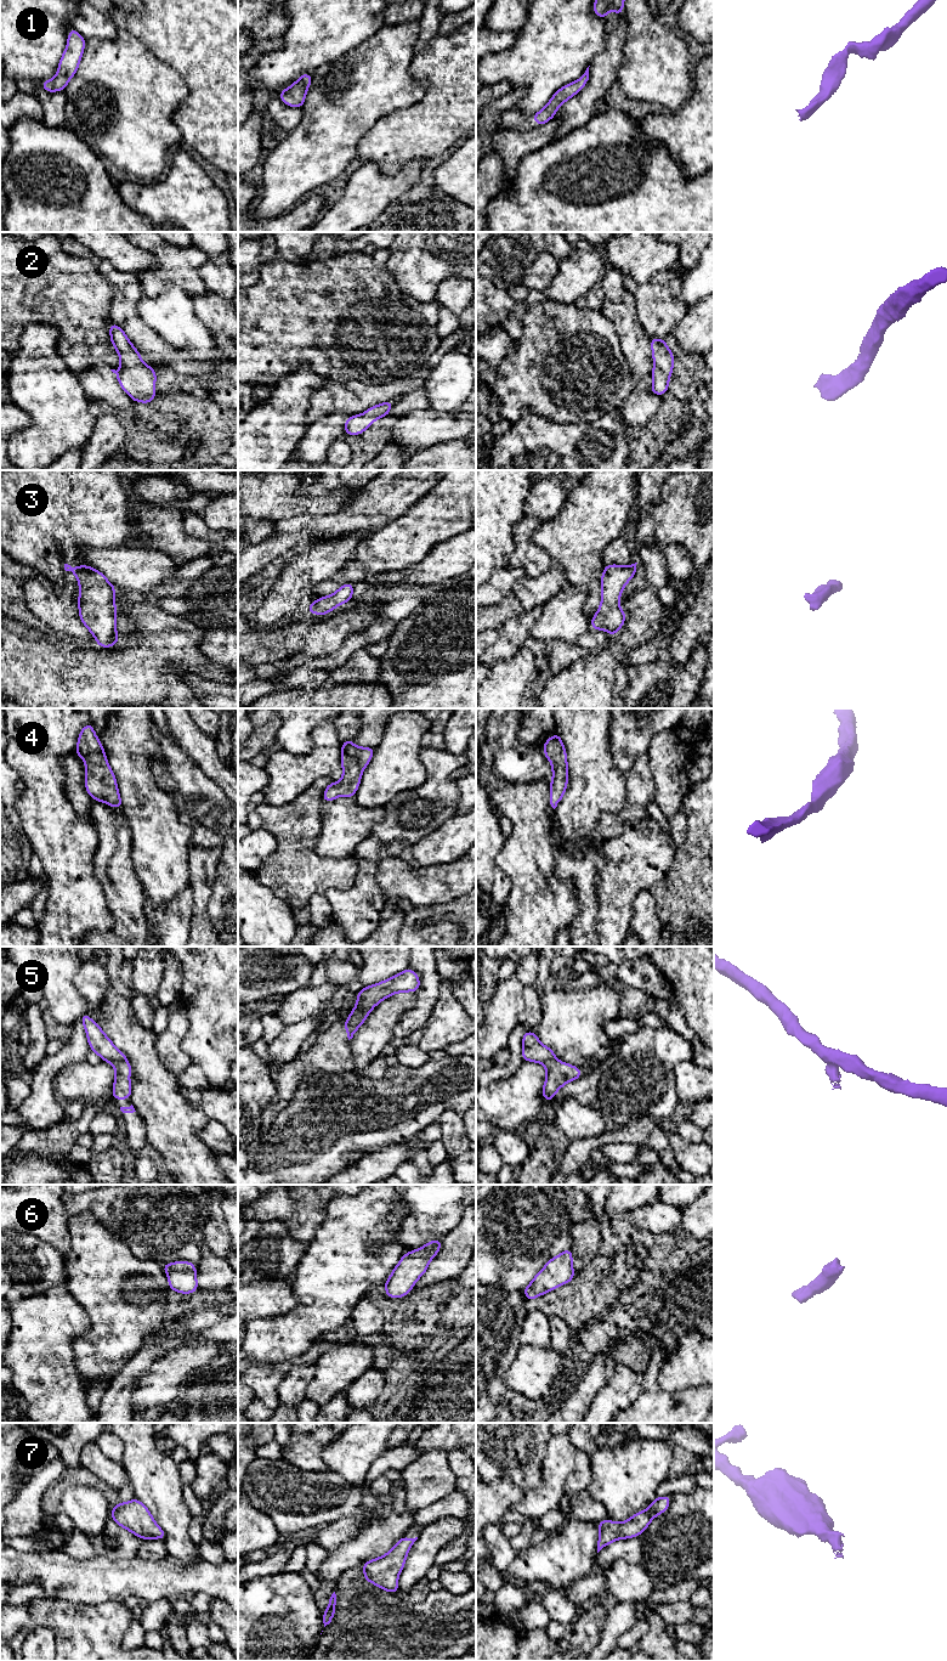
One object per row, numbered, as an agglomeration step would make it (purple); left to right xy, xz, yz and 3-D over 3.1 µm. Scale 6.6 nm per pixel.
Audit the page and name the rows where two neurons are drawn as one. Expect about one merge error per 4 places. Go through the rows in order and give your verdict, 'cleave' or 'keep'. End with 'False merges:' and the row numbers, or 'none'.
1: keep
2: keep
3: keep
4: keep
5: cleave
6: keep
7: keep
False merges: 5

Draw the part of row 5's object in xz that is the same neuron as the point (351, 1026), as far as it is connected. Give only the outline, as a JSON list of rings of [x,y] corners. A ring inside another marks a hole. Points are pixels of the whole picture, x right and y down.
[[[369,1013],[357,1015],[350,1017],[347,1022],[345,1022],[345,1030],[347,1033],[348,1040],[353,1038],[355,1033],[357,1032],[358,1027],[364,1023]]]

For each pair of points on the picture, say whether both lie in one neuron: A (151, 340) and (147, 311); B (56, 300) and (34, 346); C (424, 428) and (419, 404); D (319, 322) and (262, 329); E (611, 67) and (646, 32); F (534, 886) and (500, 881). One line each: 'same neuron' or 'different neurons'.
A: different neurons
B: different neurons
C: different neurons
D: same neuron
E: different neurons
F: different neurons

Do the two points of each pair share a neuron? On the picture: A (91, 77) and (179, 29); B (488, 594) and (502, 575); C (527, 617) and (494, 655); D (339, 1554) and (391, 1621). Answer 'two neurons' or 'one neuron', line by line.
A: two neurons
B: one neuron
C: one neuron
D: two neurons

